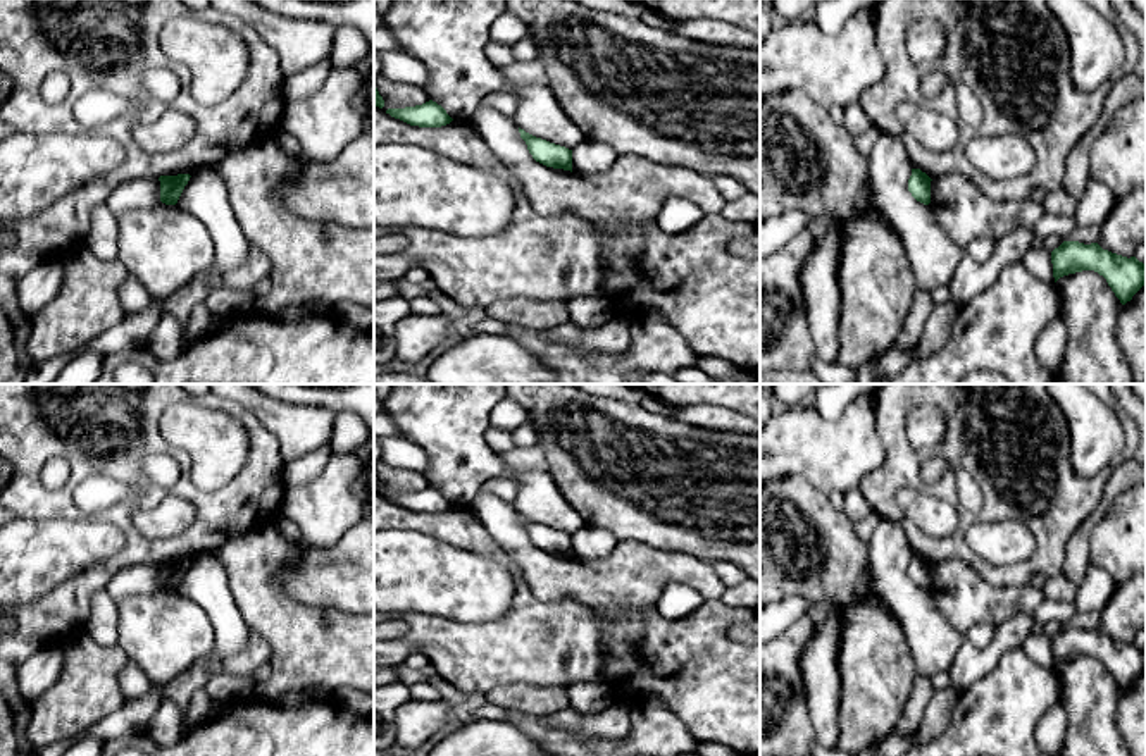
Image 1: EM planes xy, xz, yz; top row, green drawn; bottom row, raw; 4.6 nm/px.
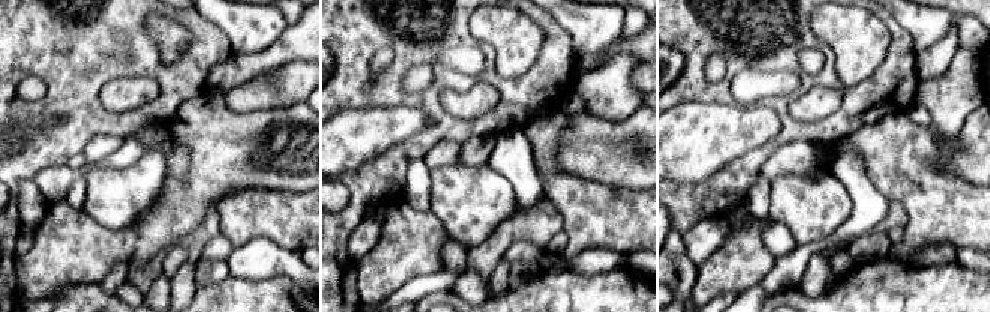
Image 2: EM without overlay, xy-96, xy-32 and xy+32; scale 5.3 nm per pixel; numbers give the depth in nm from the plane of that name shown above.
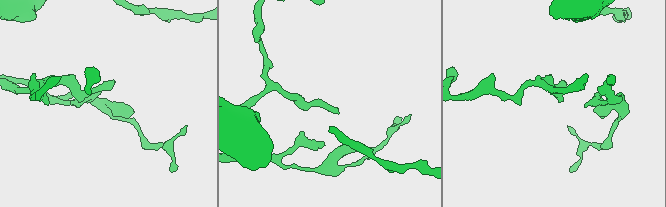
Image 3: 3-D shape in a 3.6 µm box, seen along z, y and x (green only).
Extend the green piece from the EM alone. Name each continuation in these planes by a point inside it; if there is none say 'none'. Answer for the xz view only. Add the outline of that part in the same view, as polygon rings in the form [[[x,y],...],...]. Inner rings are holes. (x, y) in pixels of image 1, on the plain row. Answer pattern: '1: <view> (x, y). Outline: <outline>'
none

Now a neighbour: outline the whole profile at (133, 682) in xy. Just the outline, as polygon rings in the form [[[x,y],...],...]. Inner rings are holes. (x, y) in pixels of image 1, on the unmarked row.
[[[124,660],[124,665],[117,675],[122,696],[126,699],[138,699],[150,692],[152,682],[145,672],[131,660]]]

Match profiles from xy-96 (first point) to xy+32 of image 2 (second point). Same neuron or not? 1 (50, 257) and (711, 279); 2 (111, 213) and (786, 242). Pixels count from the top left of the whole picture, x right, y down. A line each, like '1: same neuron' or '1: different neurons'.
1: same neuron
2: different neurons

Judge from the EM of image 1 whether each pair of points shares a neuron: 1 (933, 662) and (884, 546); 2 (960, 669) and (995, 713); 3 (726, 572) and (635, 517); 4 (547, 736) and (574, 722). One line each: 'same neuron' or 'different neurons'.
1: same neuron
2: different neurons
3: different neurons
4: different neurons

